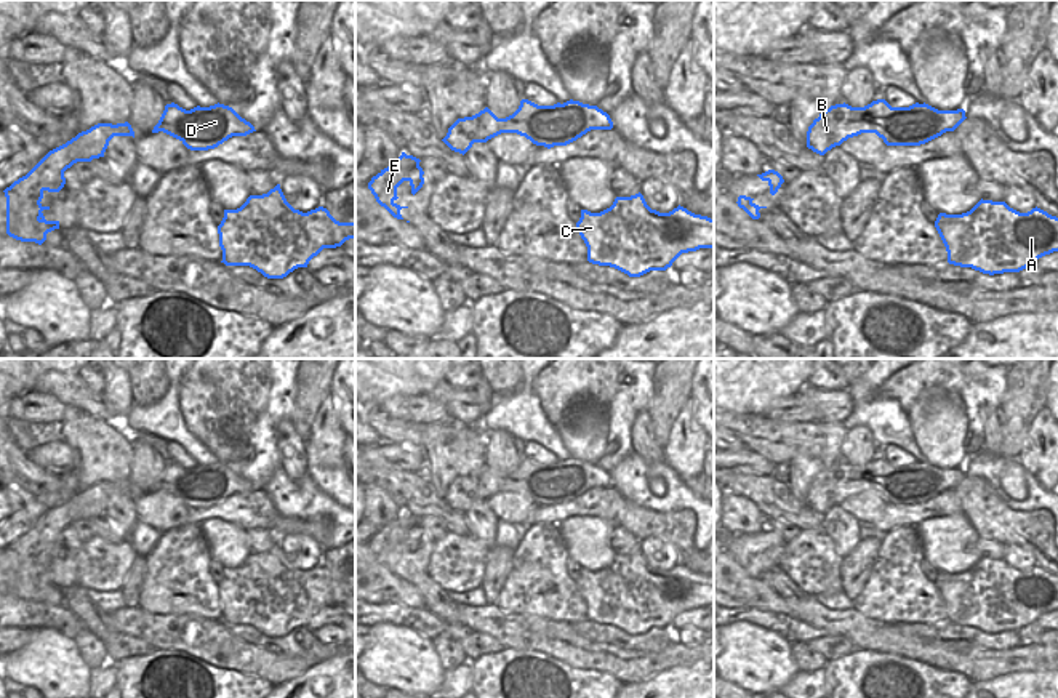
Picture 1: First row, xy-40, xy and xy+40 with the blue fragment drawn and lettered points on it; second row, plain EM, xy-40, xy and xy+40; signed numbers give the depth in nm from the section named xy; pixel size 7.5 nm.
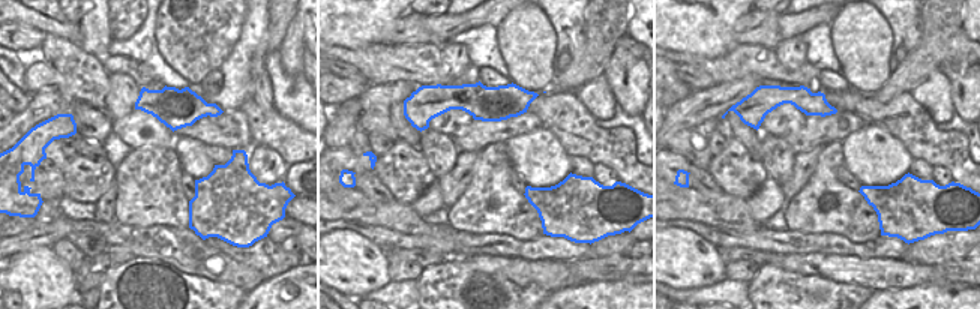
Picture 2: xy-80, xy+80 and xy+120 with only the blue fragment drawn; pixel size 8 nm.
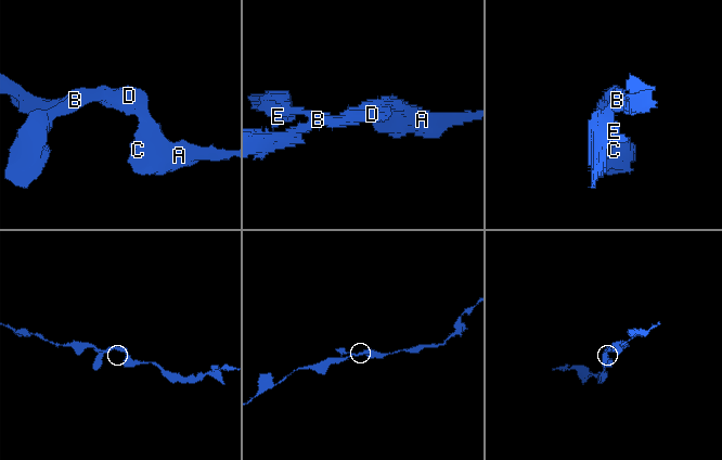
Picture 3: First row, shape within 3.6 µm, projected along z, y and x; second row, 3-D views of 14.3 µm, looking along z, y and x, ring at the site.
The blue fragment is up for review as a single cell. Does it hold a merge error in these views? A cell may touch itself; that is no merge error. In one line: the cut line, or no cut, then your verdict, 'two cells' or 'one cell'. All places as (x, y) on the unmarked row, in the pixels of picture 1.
cut none; one cell

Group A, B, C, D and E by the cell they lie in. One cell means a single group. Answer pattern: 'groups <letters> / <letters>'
groups A B C D E

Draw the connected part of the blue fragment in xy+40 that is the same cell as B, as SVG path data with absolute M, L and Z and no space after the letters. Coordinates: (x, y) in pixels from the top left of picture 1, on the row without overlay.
M885 458L864 466L836 463L820 472L808 485L807 506L824 514L848 496L876 491L887 504L920 504L946 490L954 490L965 469L938 469L928 463L892 466Z

